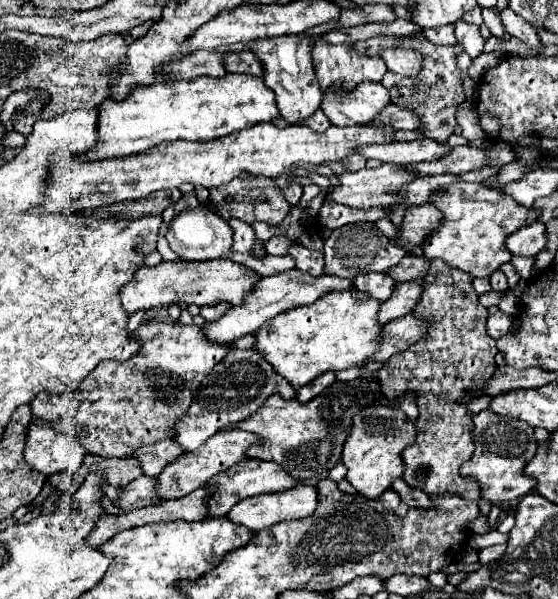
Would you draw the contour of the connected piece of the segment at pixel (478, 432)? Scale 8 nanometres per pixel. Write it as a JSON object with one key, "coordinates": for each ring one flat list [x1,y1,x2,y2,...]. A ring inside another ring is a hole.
{"coordinates":[[482,410,472,416,474,428,472,428,472,442,476,446,472,458,462,464,460,476,464,478,474,478,480,486,482,496,490,504,502,504,502,502,512,502,520,500,532,488,536,486,536,480,526,476,522,468,530,462,530,458,536,454,538,442,534,438,534,430,530,424,512,418,512,416,496,416,490,410]]}

